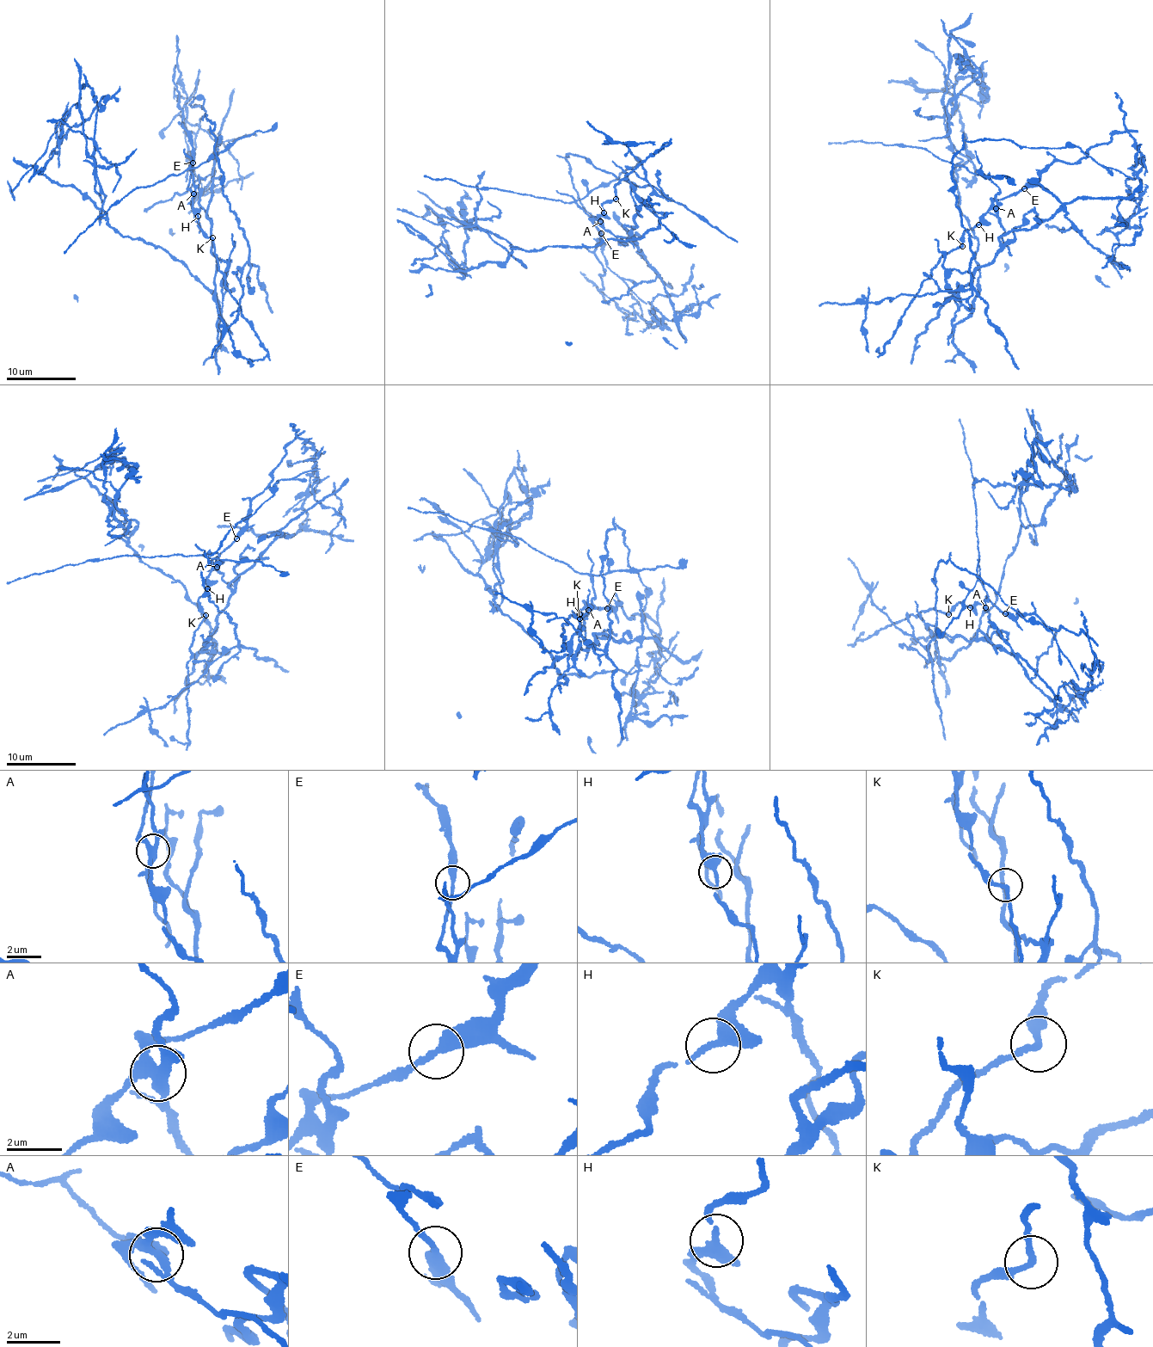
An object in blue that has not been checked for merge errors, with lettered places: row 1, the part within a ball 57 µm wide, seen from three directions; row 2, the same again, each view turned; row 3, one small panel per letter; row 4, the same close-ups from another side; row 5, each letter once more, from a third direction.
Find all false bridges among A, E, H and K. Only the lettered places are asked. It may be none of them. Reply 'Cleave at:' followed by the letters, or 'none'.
Cleave at: A, E

